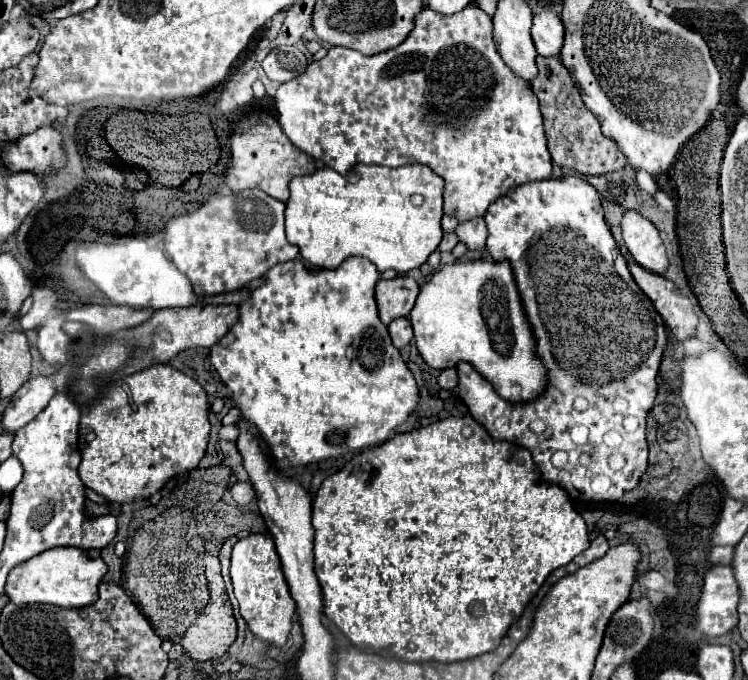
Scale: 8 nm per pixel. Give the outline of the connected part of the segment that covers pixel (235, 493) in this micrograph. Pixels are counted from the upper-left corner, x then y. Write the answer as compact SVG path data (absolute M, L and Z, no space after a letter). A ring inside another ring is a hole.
M246 482L234 484L234 486L230 488L230 492L232 492L232 498L234 498L234 502L236 502L238 506L248 506L248 504L254 500L254 496L256 496L254 488L252 488L250 484L246 484Z

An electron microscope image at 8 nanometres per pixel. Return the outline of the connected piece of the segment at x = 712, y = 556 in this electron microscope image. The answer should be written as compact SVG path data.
M714 546L708 552L708 560L712 564L730 564L732 562L732 546Z

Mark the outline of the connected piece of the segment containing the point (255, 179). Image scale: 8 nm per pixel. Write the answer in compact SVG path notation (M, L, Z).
M256 114L254 118L244 118L236 126L232 138L230 138L230 154L232 164L226 174L226 184L234 192L242 192L246 188L260 188L266 194L270 194L276 200L286 202L288 200L288 182L294 176L312 174L314 158L300 152L282 132L276 118L266 114Z

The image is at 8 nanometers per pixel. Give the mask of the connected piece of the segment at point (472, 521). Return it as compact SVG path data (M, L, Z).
M470 414L460 418L450 416L432 422L426 428L396 434L388 442L354 456L340 472L328 476L322 482L312 502L312 526L316 530L314 570L322 586L324 614L340 628L346 638L350 638L356 648L380 654L384 658L398 658L408 662L458 662L494 650L512 626L512 622L522 616L524 608L540 590L548 574L572 562L590 544L586 522L572 508L568 494L560 486L548 484L540 478L532 454L516 444L492 440L486 428L482 428L482 424L478 424Z

